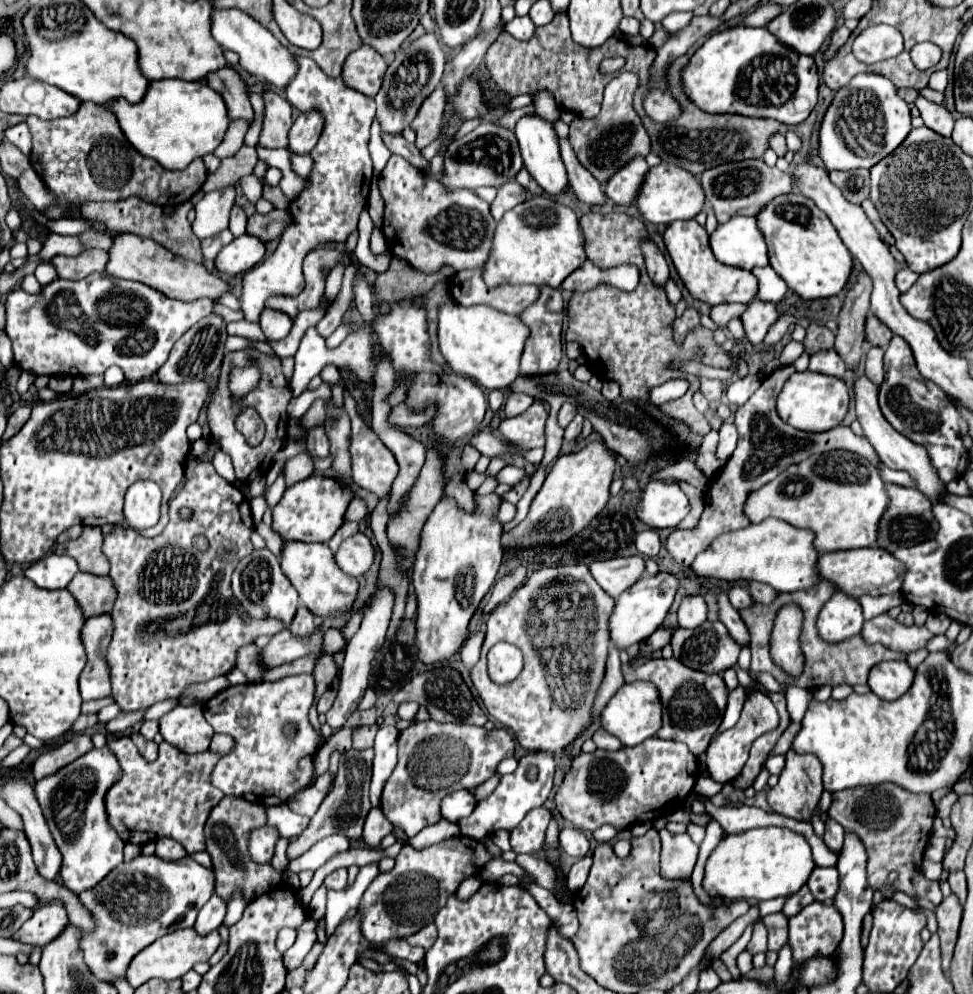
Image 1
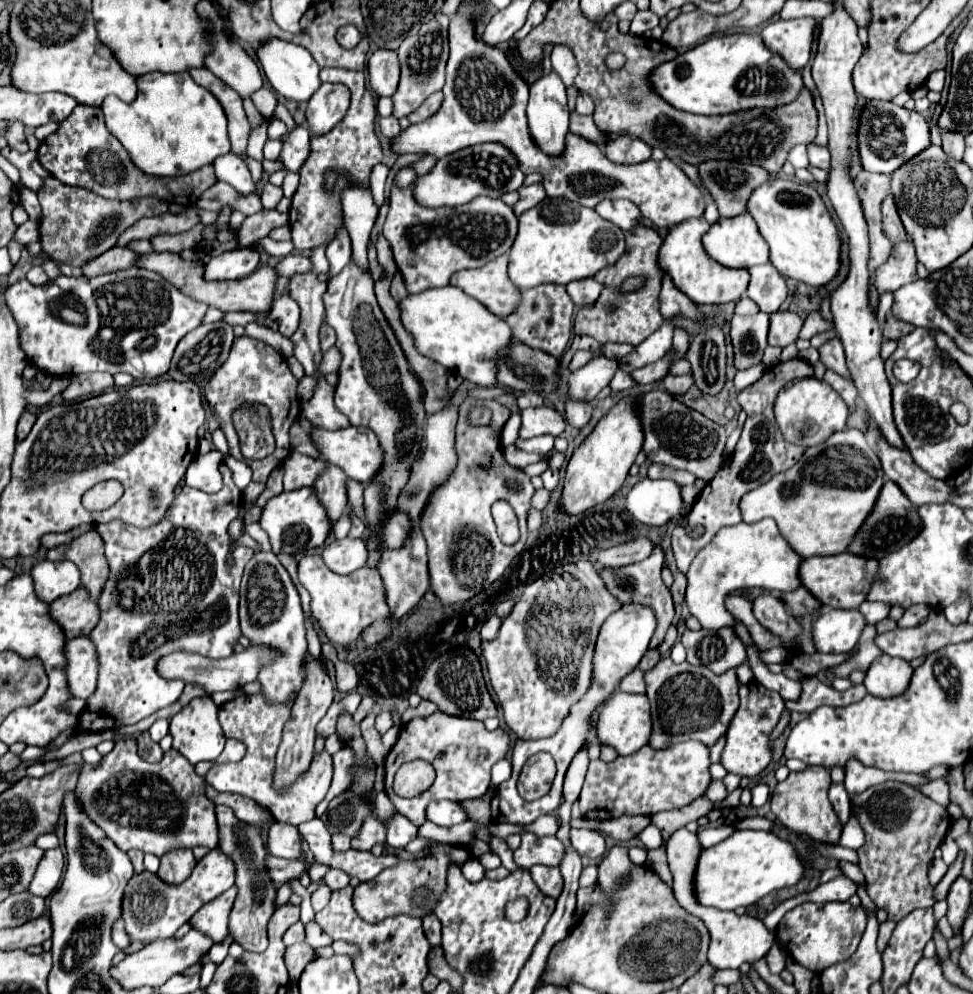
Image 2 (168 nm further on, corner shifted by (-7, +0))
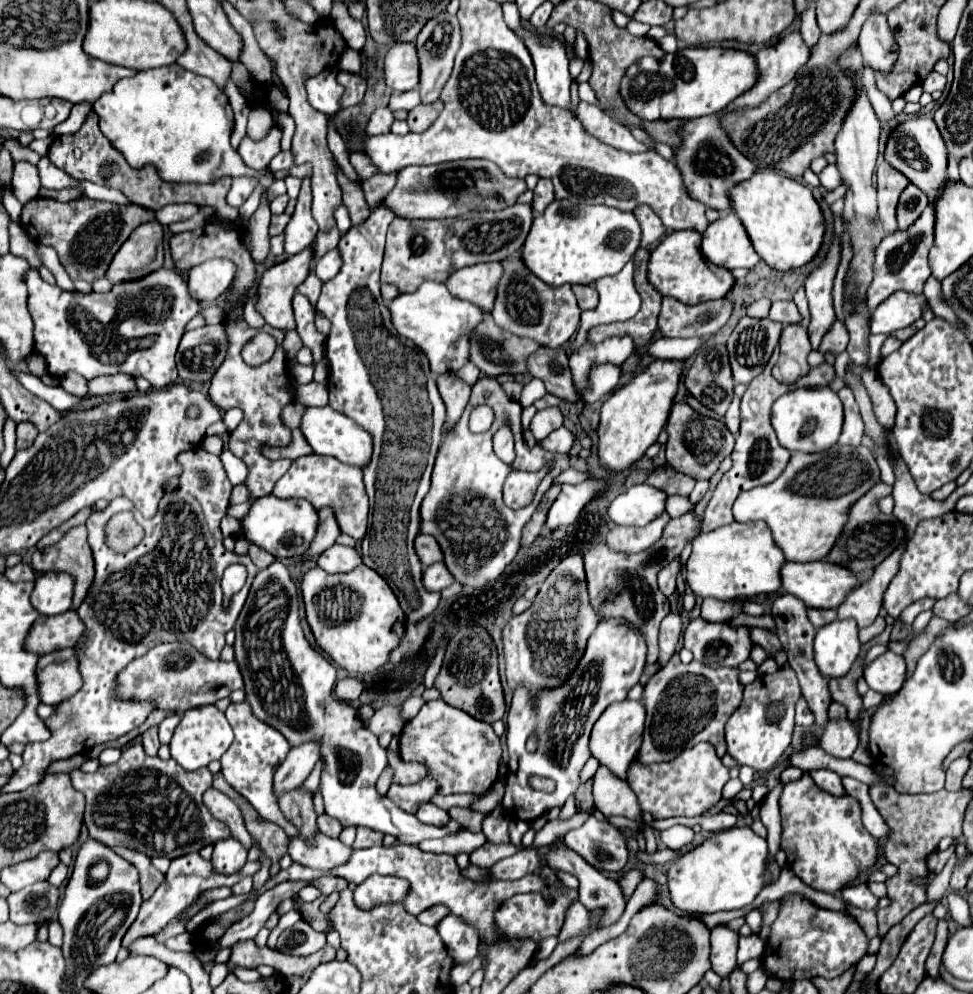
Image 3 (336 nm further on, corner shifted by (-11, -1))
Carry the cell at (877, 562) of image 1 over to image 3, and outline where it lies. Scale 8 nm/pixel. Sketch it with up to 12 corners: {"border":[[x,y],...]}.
{"border":[[785,562],[781,586],[809,608],[837,608],[855,574]]}

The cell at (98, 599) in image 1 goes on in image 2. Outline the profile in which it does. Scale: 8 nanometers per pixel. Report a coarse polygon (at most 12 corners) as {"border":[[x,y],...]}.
{"border":[[83,587],[49,607],[67,639],[89,635],[101,609]]}

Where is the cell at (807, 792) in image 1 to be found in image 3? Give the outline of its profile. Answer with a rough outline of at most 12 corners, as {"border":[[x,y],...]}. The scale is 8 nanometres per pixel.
{"border":[[805,772],[781,794],[787,866],[837,894],[877,864],[853,796]]}

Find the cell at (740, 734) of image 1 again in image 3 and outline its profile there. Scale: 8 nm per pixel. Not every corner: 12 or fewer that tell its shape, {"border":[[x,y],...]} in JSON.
{"border":[[793,668],[759,674],[725,724],[755,770],[787,750],[801,698]]}

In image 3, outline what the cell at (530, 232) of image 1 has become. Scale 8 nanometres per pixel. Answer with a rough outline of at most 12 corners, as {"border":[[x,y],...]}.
{"border":[[553,200],[523,246],[551,286],[619,272],[641,242],[631,212]]}

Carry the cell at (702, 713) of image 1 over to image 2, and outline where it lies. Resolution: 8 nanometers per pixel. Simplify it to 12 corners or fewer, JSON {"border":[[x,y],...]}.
{"border":[[663,657],[643,677],[649,745],[711,747],[739,707],[735,671]]}

